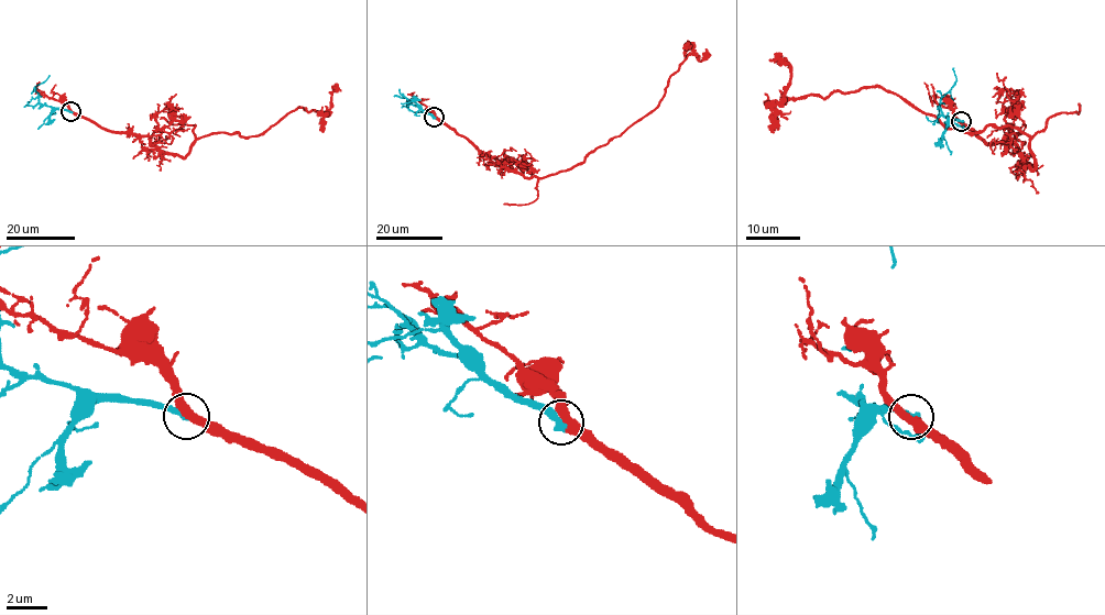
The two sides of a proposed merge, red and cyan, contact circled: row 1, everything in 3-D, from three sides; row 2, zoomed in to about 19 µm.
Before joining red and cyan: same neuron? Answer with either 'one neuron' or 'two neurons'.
one neuron

